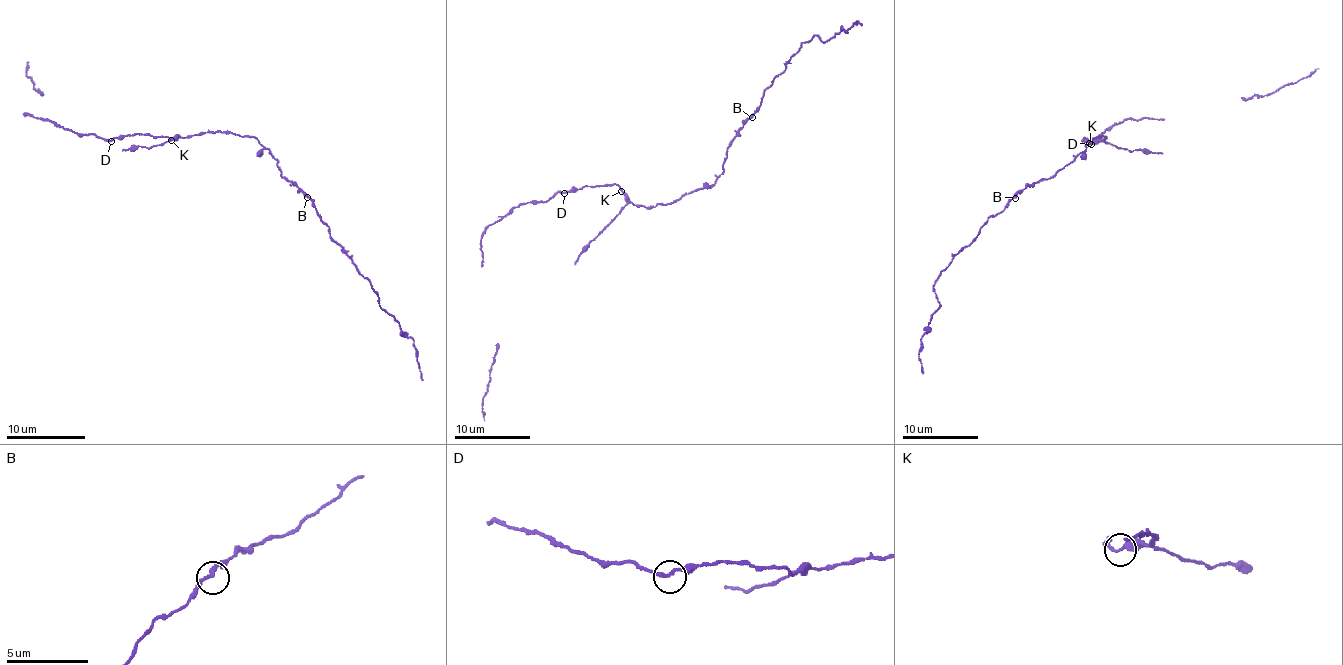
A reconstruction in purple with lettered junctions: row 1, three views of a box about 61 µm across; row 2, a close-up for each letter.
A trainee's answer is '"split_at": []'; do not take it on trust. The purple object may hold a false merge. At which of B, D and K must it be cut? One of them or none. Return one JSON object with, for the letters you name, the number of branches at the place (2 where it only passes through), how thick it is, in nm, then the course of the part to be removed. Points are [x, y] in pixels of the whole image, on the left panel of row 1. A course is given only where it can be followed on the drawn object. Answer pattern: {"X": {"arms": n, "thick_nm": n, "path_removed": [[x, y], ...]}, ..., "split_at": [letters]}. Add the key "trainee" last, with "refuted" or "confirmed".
{"split_at": [], "trainee": "confirmed"}

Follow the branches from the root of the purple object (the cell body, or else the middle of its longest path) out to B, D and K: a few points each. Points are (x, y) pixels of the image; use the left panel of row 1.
B: (209, 132), (232, 132), (236, 136), (254, 138), (278, 161), (280, 175), (307, 197)
D: (209, 132), (173, 140), (128, 134), (118, 136), (112, 141)
K: (209, 132), (171, 140)

